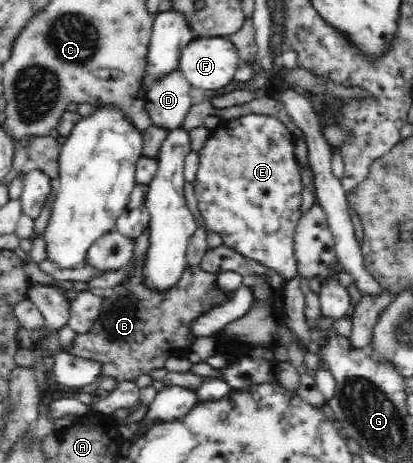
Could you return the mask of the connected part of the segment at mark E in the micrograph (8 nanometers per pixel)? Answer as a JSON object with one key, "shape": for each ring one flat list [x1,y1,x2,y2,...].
{"shape":[[246,115,242,119,232,119,230,121,221,120,219,126,212,129,211,134,205,141,204,146,198,154,198,169,195,174,195,179,192,181,195,187,195,196,198,200,198,209,203,218,204,224,210,231,218,233,222,238,223,245,231,247,236,252,248,259,257,261,264,267,274,269,280,276,292,280,298,273,297,271,297,259,295,253,293,252,293,237,296,233,296,228,302,215,302,182,300,182,300,167,295,156,294,151,294,135,274,117,266,117,266,115]]}

